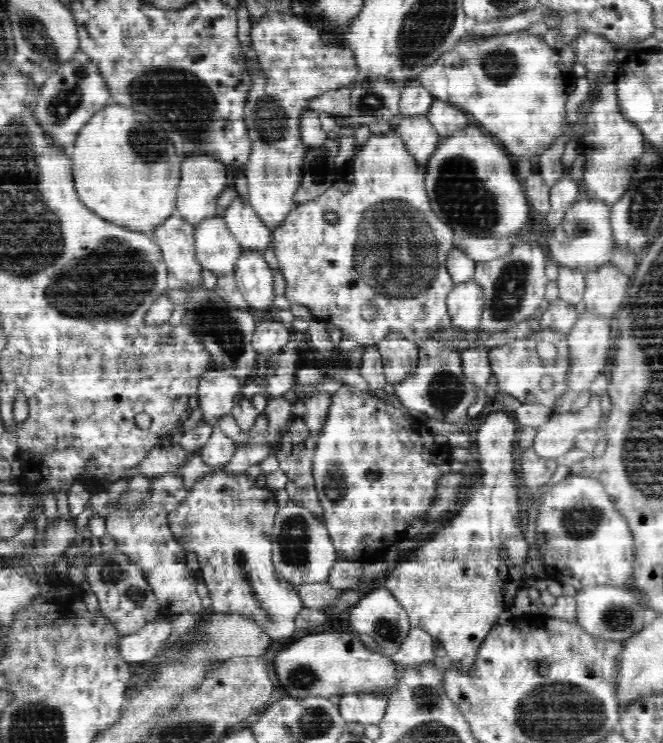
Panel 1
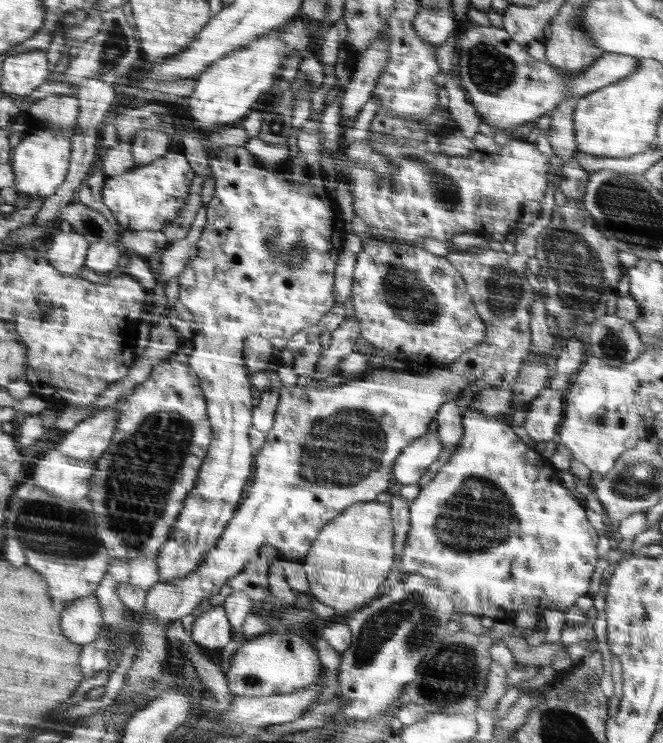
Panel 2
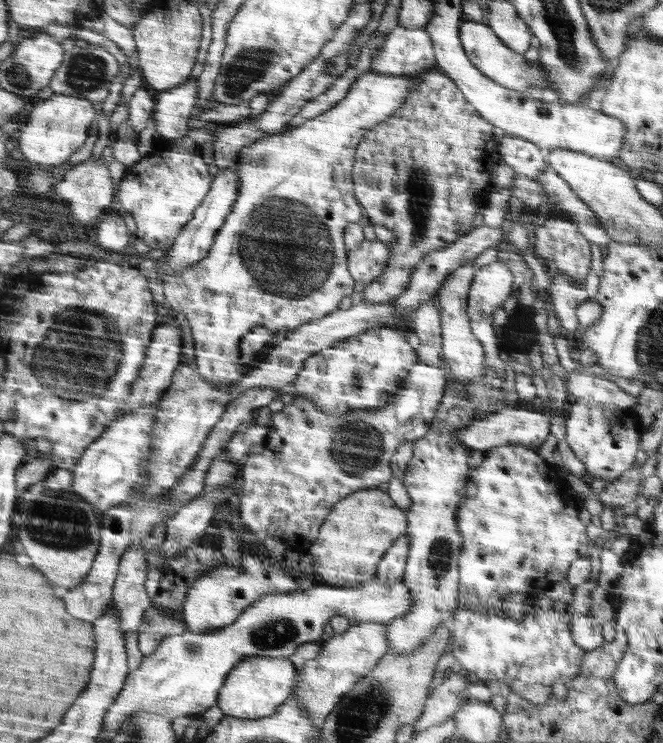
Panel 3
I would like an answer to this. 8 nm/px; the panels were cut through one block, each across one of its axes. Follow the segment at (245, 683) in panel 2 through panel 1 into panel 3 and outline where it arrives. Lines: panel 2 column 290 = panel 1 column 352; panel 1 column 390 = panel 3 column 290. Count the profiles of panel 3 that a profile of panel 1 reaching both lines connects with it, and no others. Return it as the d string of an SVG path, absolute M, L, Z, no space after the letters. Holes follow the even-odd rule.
M252 656L243 659L227 676L217 703L224 716L244 720L269 717L286 703L295 689L298 669L289 657Z

